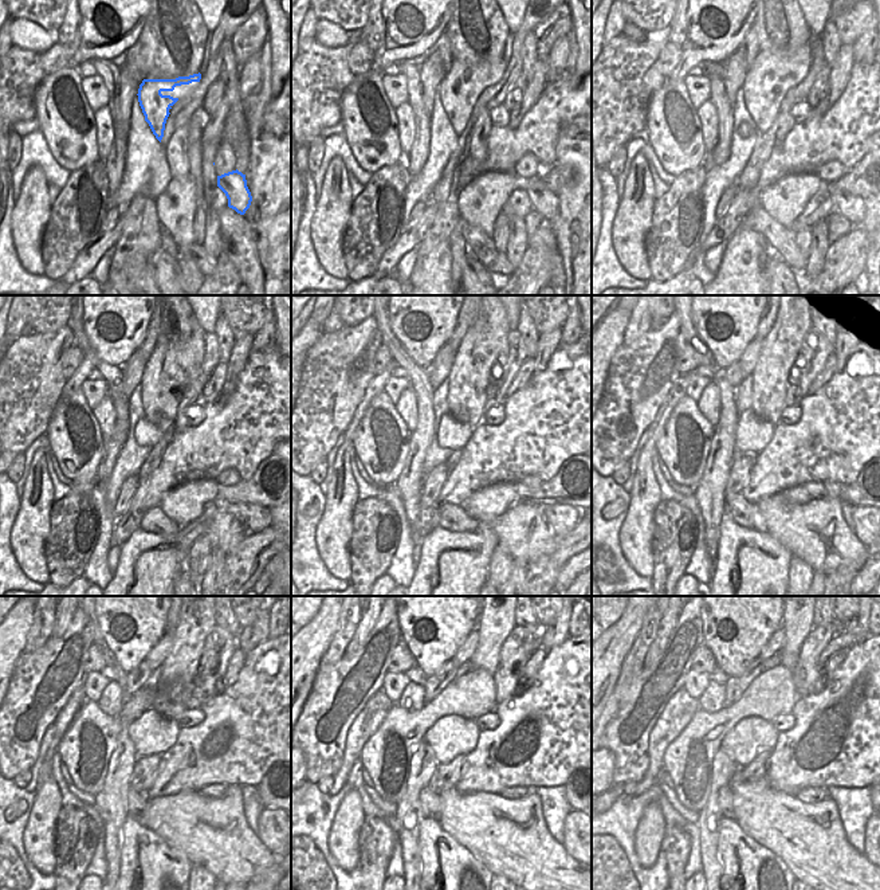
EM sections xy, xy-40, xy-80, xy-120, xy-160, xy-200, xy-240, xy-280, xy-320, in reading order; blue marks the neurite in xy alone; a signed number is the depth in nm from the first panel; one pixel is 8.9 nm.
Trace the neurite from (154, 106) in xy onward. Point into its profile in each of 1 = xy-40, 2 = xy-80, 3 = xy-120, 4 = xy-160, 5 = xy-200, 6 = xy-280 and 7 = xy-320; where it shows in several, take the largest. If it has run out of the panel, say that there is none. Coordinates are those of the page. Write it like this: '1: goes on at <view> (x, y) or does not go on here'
1: goes on at xy-40 (460, 77)
2: goes on at xy-80 (769, 71)
3: goes on at xy-120 (172, 364)
4: goes on at xy-160 (482, 357)
5: goes on at xy-200 (780, 363)
6: goes on at xy-280 (495, 624)
7: goes on at xy-320 (797, 623)

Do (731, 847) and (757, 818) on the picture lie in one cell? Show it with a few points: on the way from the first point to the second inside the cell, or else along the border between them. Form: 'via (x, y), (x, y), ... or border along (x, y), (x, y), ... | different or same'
border along (735, 819), (745, 832), (770, 851) | different

